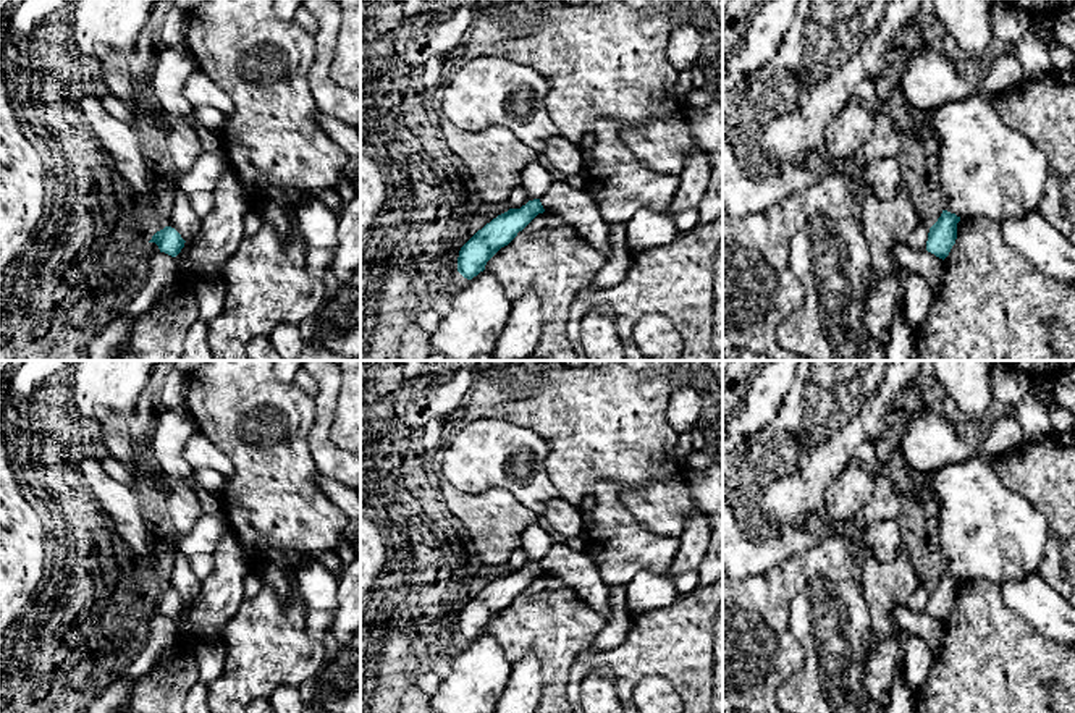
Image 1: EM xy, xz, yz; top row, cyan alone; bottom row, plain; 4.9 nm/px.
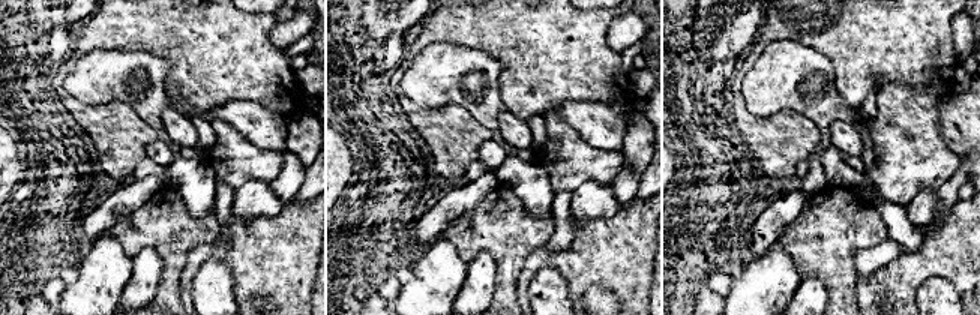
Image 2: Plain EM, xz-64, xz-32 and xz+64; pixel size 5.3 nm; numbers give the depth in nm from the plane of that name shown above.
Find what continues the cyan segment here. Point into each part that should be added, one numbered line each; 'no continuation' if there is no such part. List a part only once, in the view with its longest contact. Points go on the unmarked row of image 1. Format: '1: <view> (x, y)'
no continuation

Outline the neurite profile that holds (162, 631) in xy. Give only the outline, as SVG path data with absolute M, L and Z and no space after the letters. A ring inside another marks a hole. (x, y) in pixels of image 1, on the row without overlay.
M157 614L149 621L149 635L145 647L141 650L137 658L123 671L120 677L137 679L154 669L160 653L176 643L178 631L175 619Z

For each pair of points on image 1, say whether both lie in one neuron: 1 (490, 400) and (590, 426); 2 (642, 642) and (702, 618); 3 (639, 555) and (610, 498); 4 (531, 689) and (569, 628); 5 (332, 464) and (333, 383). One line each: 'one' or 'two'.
1: one
2: one
3: one
4: two
5: one

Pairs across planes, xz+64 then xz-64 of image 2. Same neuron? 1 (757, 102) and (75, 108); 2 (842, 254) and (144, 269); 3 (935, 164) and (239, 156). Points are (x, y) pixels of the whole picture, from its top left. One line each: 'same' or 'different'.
1: different
2: different
3: same

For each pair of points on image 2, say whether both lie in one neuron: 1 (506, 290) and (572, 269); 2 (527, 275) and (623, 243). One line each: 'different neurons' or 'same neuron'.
1: different neurons
2: same neuron

